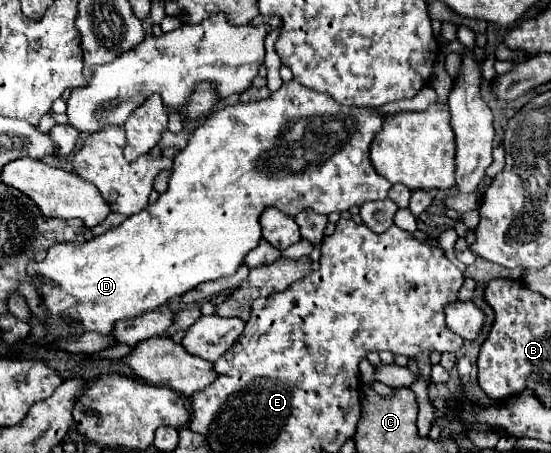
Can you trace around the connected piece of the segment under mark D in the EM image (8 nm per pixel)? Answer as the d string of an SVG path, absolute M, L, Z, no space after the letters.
M290 80L286 84L282 84L280 90L272 92L266 100L258 100L258 102L248 102L248 104L234 104L234 106L226 106L218 112L214 112L208 122L204 122L188 140L186 148L174 158L174 168L172 168L172 178L168 184L168 190L164 194L160 194L160 198L152 204L146 206L144 212L138 212L130 218L126 218L120 226L110 228L108 232L104 232L98 238L90 238L88 242L82 244L74 244L74 242L58 242L48 250L48 256L44 262L34 262L30 264L28 272L30 274L38 274L44 278L50 278L56 286L48 286L48 284L36 284L40 290L40 296L44 298L44 304L50 310L50 320L48 326L44 328L34 316L30 320L32 326L32 334L36 338L46 338L50 340L52 336L56 338L66 338L66 336L74 336L74 334L82 334L86 330L96 330L100 334L110 334L114 322L118 320L126 320L126 318L136 318L142 316L144 312L150 312L154 308L160 308L162 304L166 304L168 300L172 300L174 296L182 296L184 292L196 288L202 282L210 282L210 280L218 280L224 276L232 276L244 262L244 256L254 250L260 240L262 240L262 228L260 228L260 216L266 208L278 208L280 212L286 212L290 216L300 214L302 210L312 210L318 214L332 214L332 212L344 212L350 210L352 206L362 206L368 200L384 200L388 196L390 190L390 182L384 180L372 166L370 162L370 144L374 140L374 134L380 132L380 128L384 126L384 120L388 118L386 112L378 112L378 108L366 108L366 106L346 106L336 102L330 94L324 92L314 92L308 88L302 88L298 82Z

